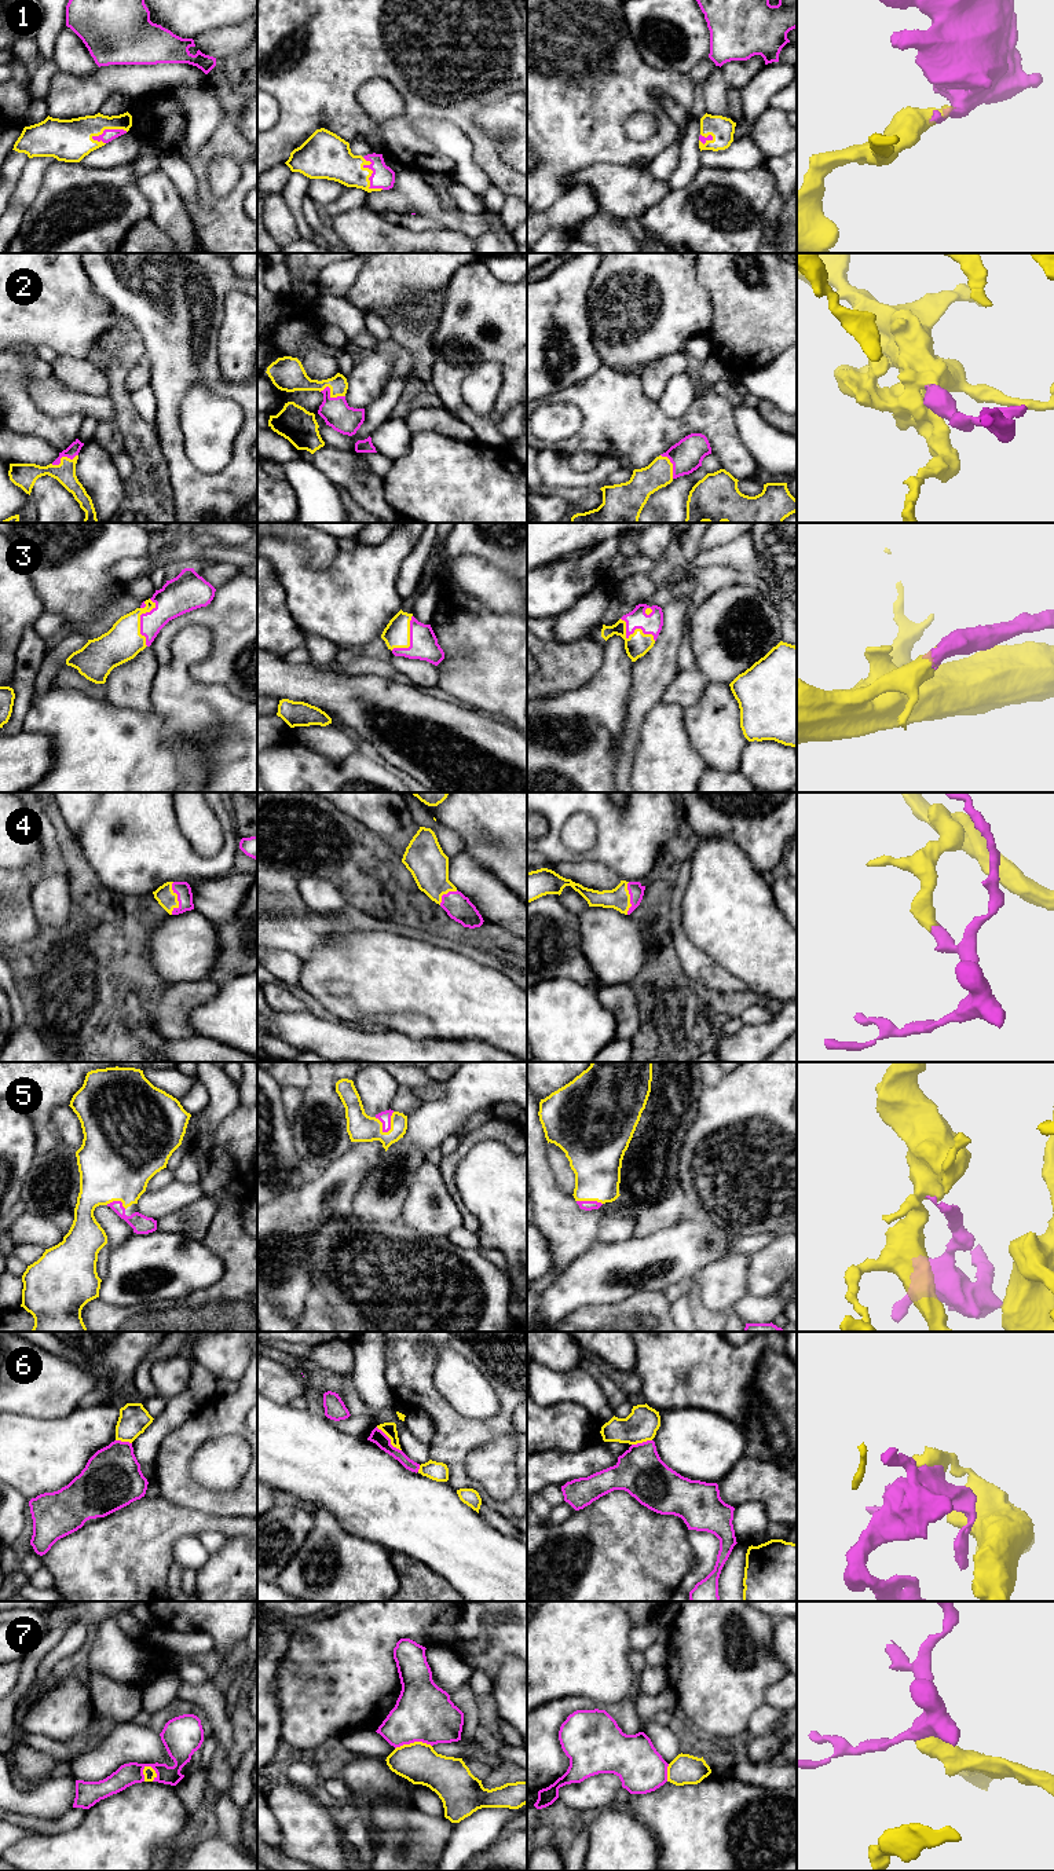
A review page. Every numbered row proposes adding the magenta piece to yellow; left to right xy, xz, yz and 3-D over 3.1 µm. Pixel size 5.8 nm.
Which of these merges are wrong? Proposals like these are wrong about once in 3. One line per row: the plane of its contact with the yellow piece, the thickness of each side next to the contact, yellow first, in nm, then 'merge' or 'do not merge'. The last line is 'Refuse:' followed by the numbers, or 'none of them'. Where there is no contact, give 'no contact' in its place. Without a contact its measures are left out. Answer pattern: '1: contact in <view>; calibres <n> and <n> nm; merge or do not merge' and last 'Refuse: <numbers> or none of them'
1: contact in xz; calibres 240 and 140 nm; merge
2: contact in xz; calibres 160 and 160 nm; merge
3: contact in xy; calibres 220 and 200 nm; merge
4: contact in xy; calibres 110 and 90 nm; merge
5: contact in xz; calibres 160 and 70 nm; merge
6: contact in xz; calibres 80 and 90 nm; do not merge
7: contact in xy; calibres 70 and 140 nm; do not merge
Refuse: 6, 7

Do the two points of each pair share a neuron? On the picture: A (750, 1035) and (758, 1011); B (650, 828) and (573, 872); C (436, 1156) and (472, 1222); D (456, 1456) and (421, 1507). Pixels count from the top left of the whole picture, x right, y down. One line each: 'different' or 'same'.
A: different
B: different
C: different
D: different

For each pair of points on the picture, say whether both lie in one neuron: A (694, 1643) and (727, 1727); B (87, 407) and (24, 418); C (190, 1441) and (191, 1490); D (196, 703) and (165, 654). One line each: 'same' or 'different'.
A: same
B: different
C: same
D: different

